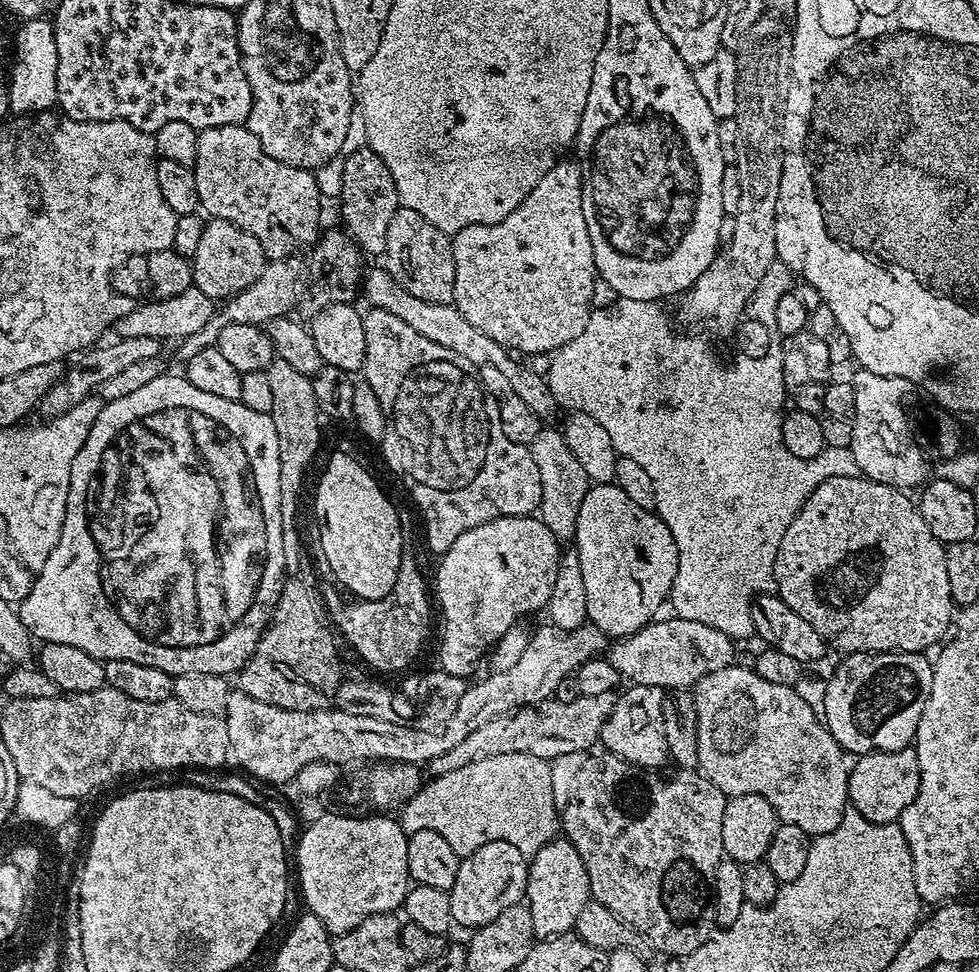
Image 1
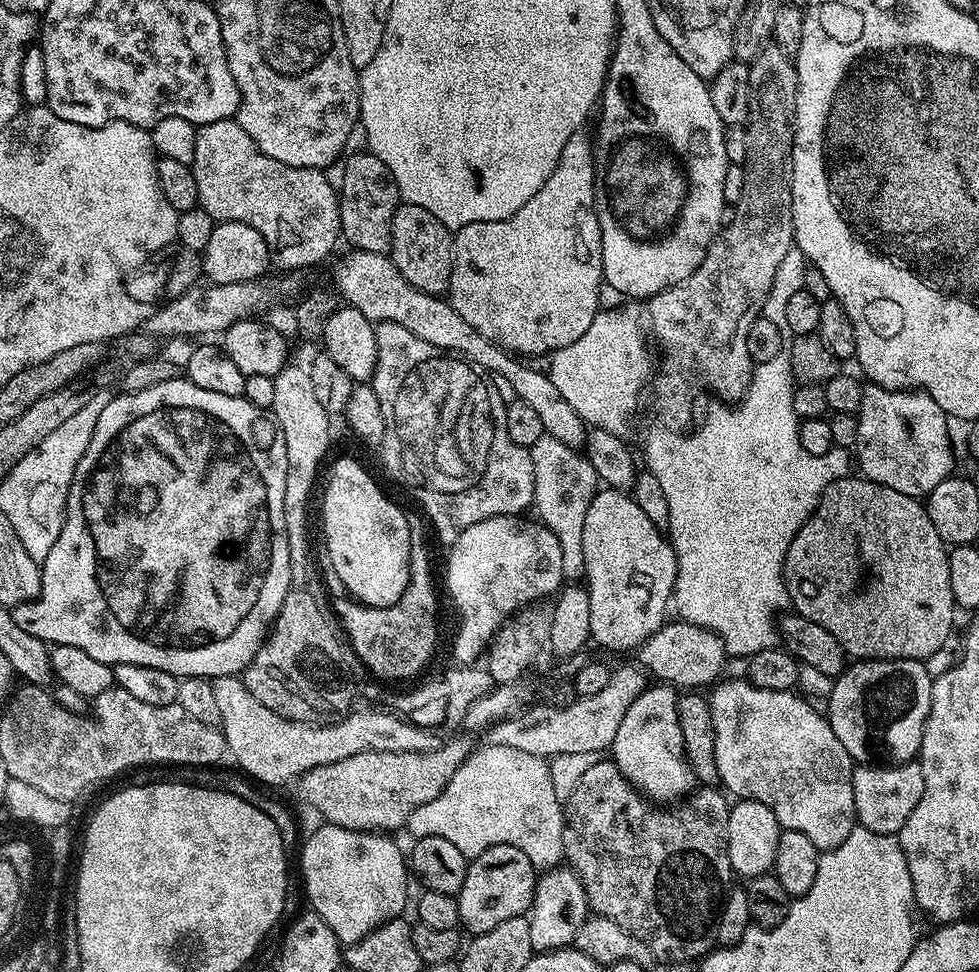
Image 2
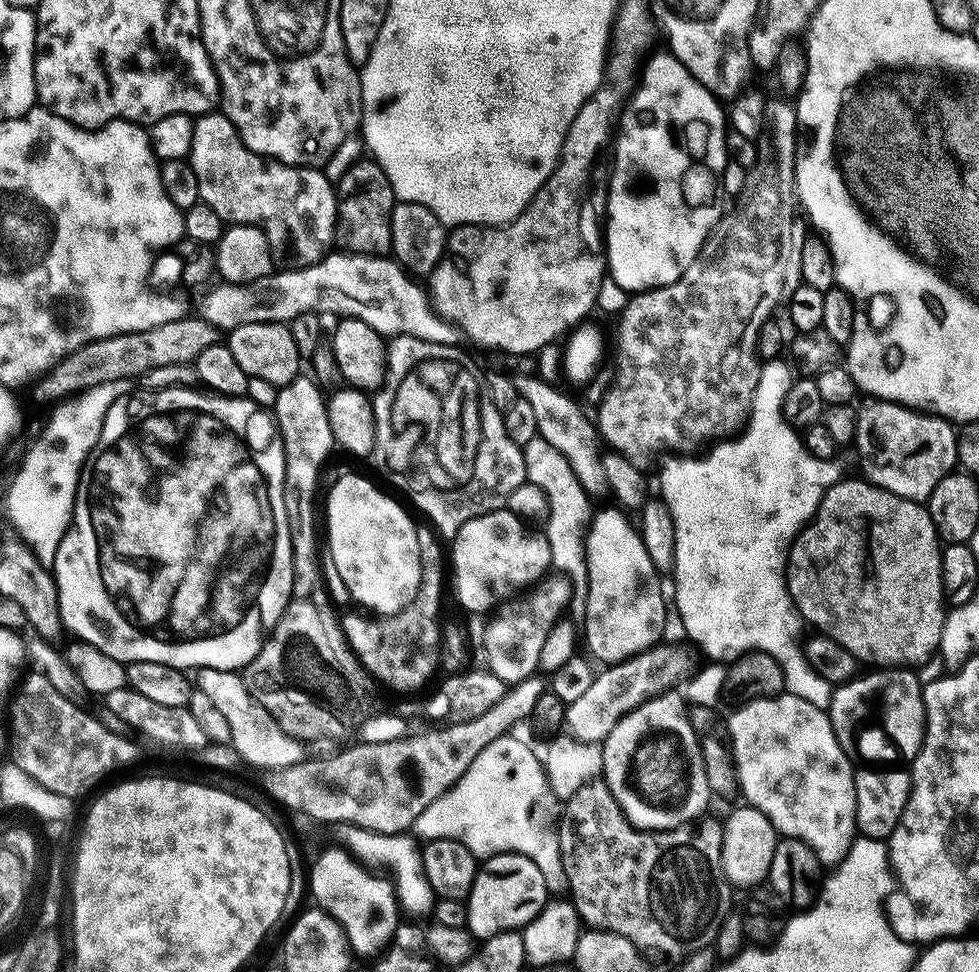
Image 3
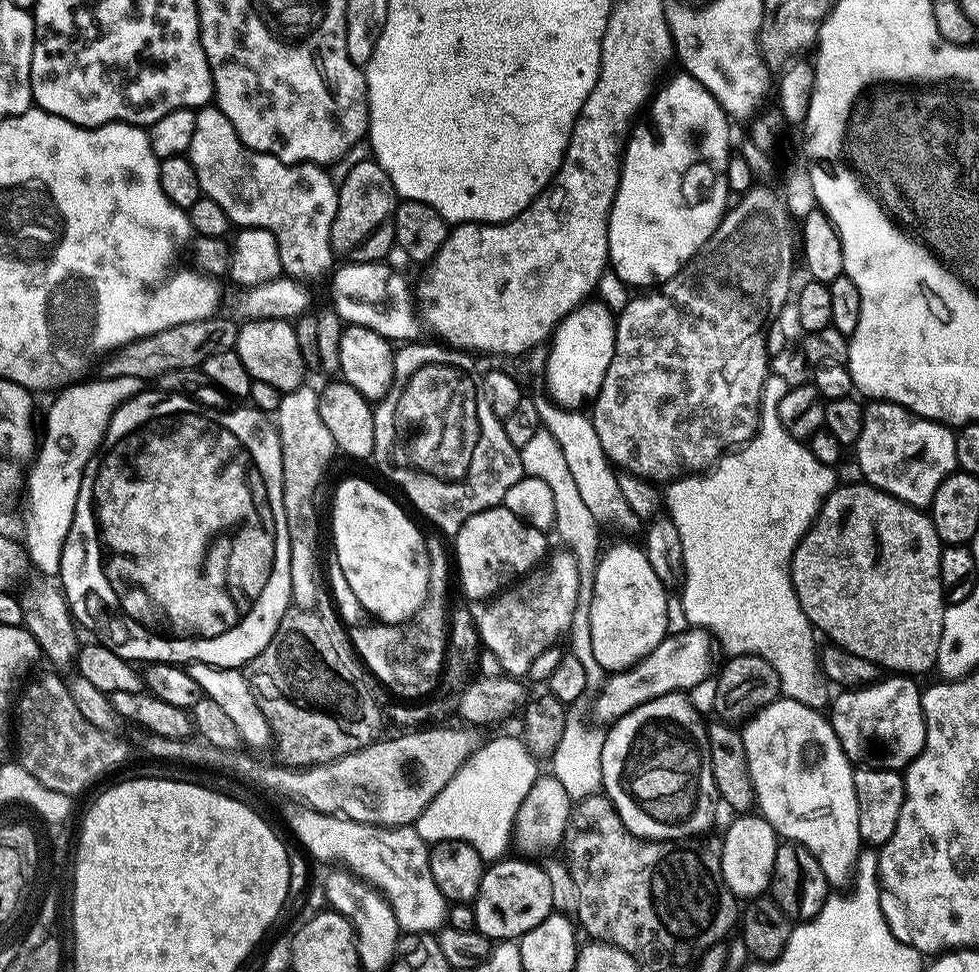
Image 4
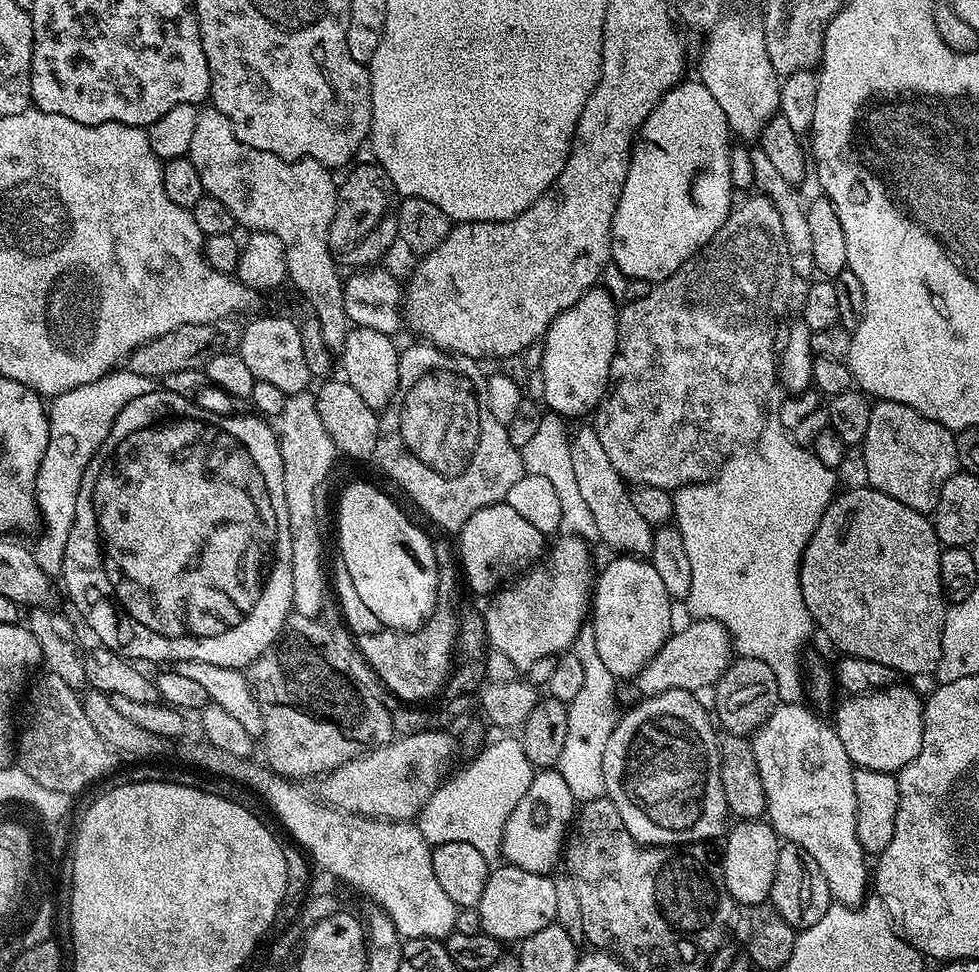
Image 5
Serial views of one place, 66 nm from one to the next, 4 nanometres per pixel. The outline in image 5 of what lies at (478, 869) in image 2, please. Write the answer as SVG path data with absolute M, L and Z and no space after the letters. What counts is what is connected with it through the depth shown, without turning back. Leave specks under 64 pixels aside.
M505 863L504 868L493 867L488 874L486 890L478 905L480 927L488 935L501 942L516 940L522 942L530 934L538 934L556 920L558 894L556 880L542 872L527 872Z

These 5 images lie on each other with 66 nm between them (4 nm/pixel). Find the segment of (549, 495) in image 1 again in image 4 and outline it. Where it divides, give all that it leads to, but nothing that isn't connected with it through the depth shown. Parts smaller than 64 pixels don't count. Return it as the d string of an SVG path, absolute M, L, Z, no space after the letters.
M543 430L534 434L534 438L519 448L520 461L525 473L534 478L546 482L554 494L554 532L560 535L560 540L572 551L571 563L576 565L578 576L578 602L574 602L574 618L570 629L572 636L572 648L570 654L582 662L582 666L588 675L589 681L600 682L605 679L606 673L602 666L598 666L598 658L594 658L594 646L590 646L590 602L594 598L594 574L598 559L598 547L596 548L596 528L598 522L594 514L582 502L582 494L578 494L578 486L570 475L570 469L566 466L566 458L562 458L562 446L554 442L554 438Z

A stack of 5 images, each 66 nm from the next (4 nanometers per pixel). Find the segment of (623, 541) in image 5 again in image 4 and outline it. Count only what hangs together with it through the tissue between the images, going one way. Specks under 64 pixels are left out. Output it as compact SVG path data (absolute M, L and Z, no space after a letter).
M547 394L533 395L532 400L537 407L543 431L551 434L554 442L562 446L562 458L566 458L566 466L578 486L578 494L582 494L582 502L586 502L590 514L594 514L597 522L616 520L620 528L632 528L638 524L634 510L630 510L630 506L626 506L626 498L622 498L614 465L602 450L602 442L598 442L598 430L594 430L591 419L583 411L564 408Z

